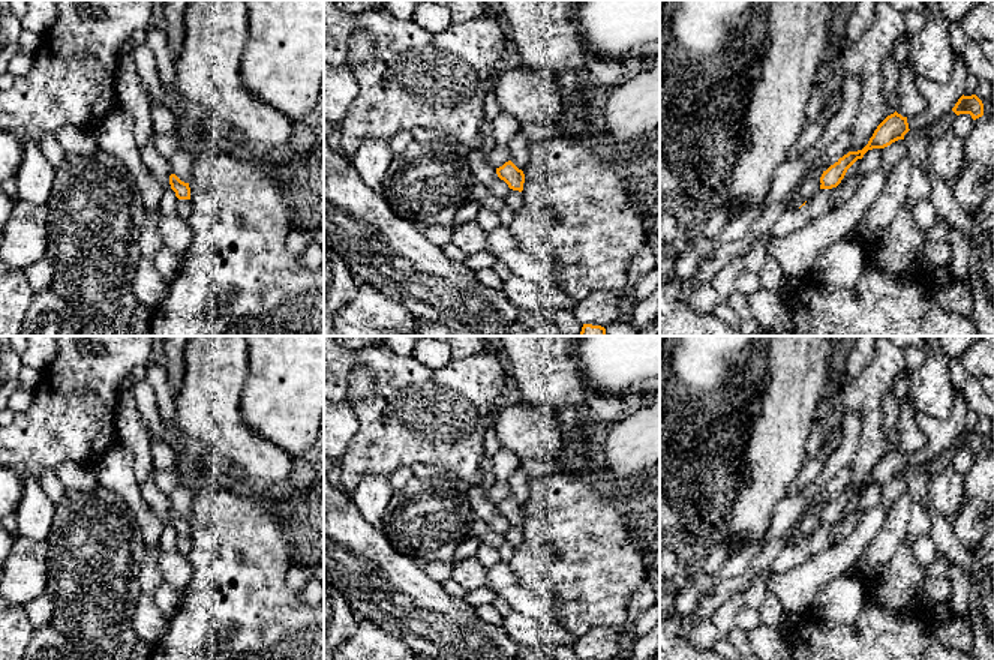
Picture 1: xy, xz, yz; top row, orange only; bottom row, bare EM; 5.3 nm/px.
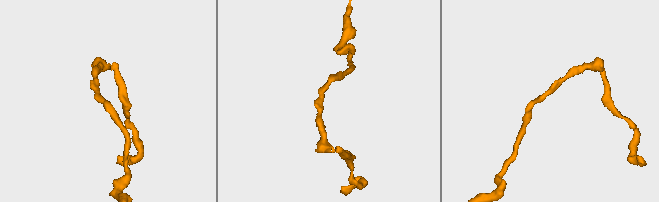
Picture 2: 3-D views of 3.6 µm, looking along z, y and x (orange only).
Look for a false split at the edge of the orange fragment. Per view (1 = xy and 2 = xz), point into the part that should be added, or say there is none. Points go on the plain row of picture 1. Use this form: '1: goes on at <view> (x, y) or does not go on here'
1: does not go on here
2: does not go on here

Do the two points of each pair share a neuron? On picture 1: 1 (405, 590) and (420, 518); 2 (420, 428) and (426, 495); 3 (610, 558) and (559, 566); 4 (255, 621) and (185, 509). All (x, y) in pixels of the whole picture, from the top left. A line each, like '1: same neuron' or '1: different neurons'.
1: different neurons
2: different neurons
3: same neuron
4: different neurons

